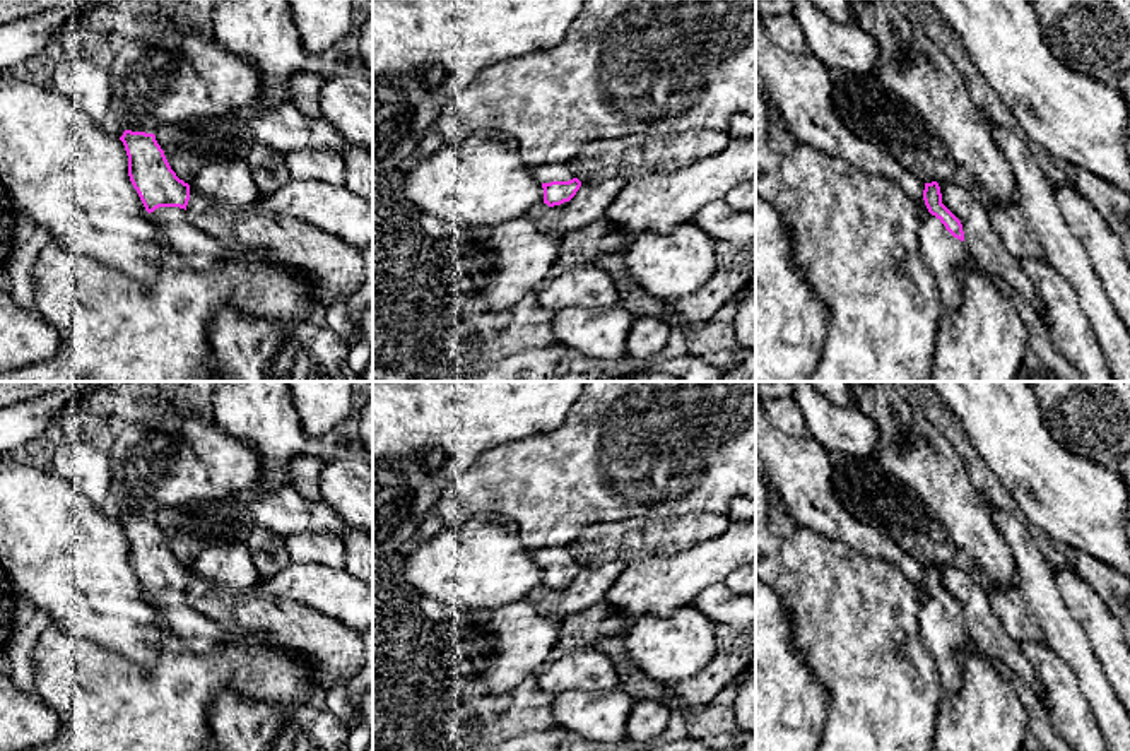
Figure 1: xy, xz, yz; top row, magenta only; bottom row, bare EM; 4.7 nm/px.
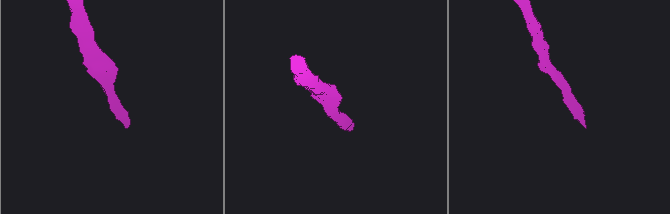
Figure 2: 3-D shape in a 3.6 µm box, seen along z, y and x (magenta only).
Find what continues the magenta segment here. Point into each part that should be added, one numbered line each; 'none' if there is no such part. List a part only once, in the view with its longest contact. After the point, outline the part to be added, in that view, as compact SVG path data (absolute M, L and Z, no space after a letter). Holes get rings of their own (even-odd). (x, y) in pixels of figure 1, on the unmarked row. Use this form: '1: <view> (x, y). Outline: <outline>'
1: xy (200, 633). Outline: M159 590L149 599L162 609L161 619L193 653L210 652L227 638L227 630L190 606L185 592Z

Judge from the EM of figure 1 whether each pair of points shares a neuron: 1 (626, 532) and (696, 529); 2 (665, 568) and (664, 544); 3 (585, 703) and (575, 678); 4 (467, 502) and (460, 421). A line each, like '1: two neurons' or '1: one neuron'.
1: one neuron
2: two neurons
3: two neurons
4: two neurons

